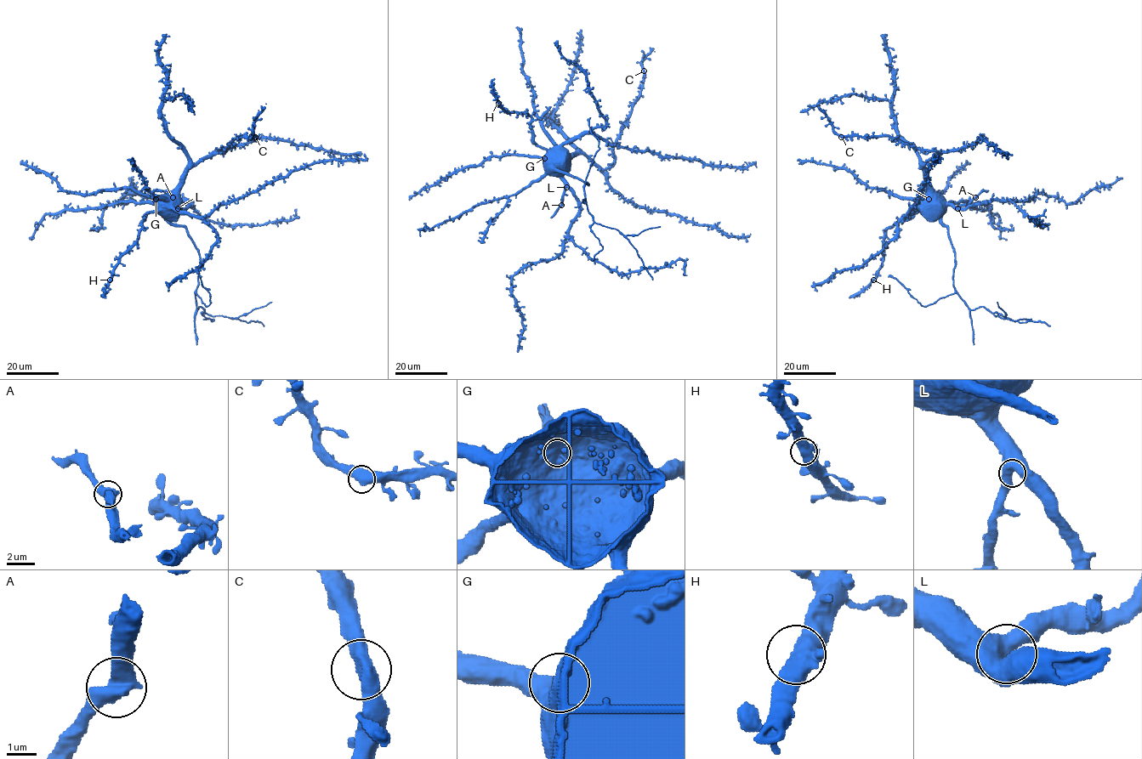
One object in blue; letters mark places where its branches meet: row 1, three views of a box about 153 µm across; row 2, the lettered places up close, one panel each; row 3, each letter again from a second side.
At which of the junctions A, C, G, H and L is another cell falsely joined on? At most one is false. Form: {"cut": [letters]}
{"cut": ["A"]}

